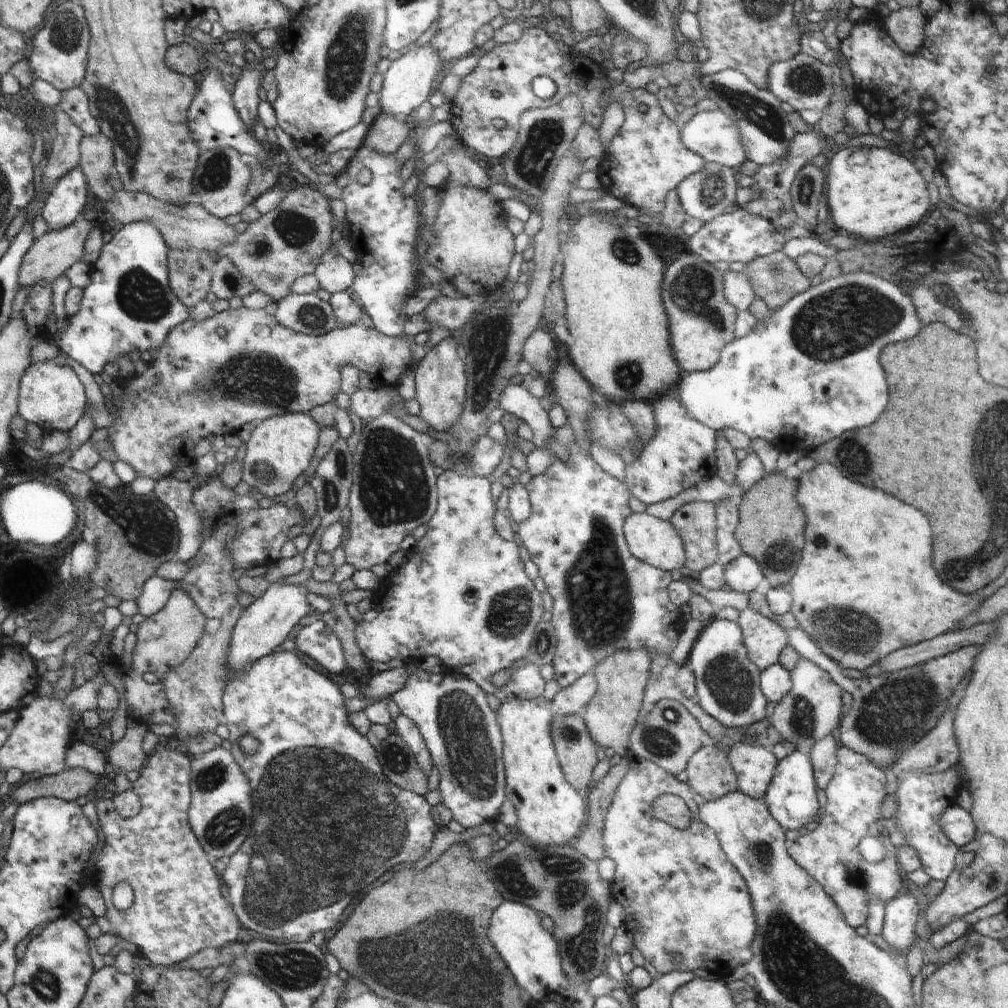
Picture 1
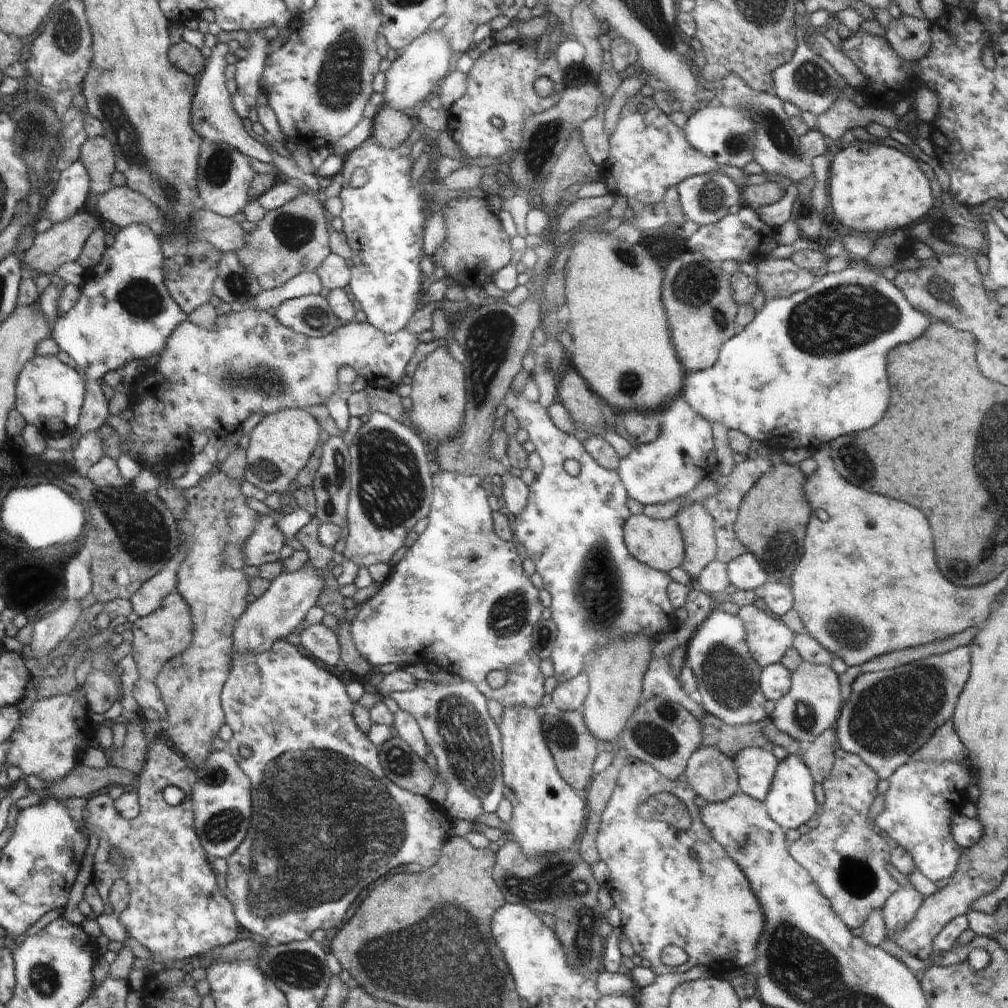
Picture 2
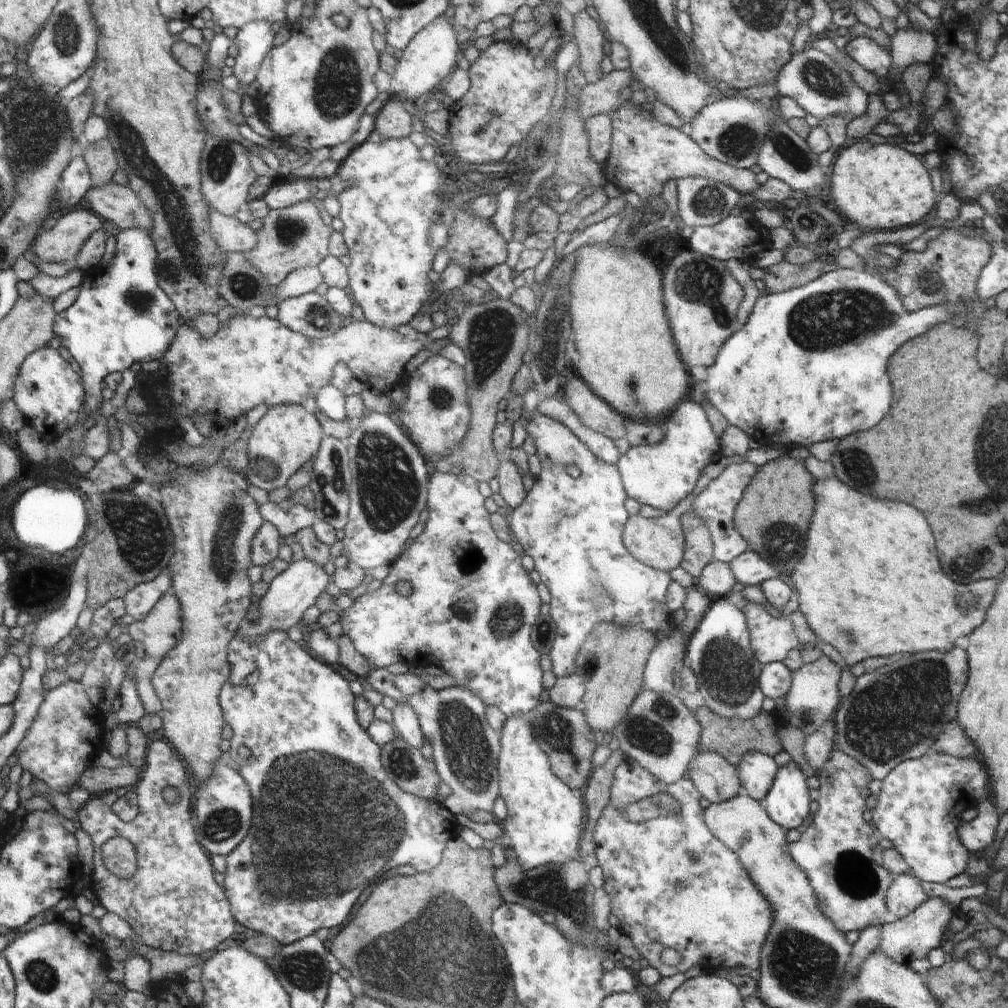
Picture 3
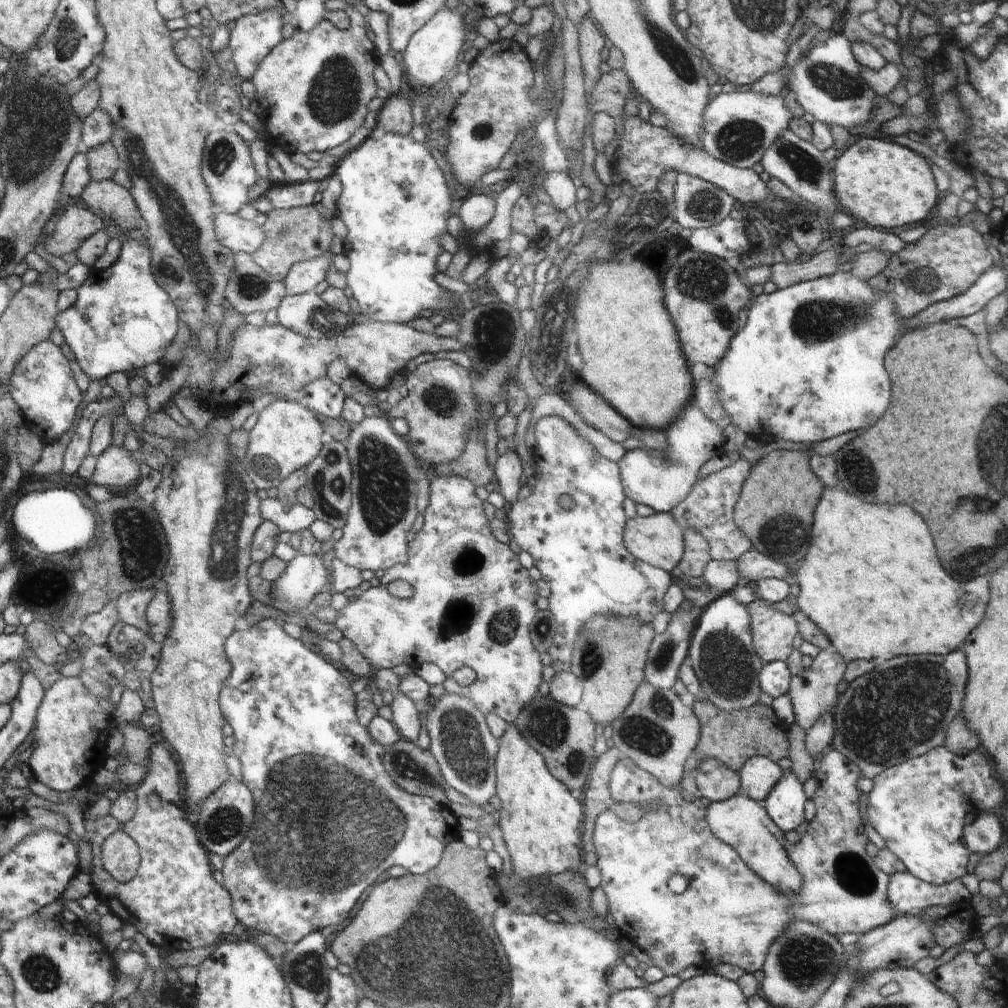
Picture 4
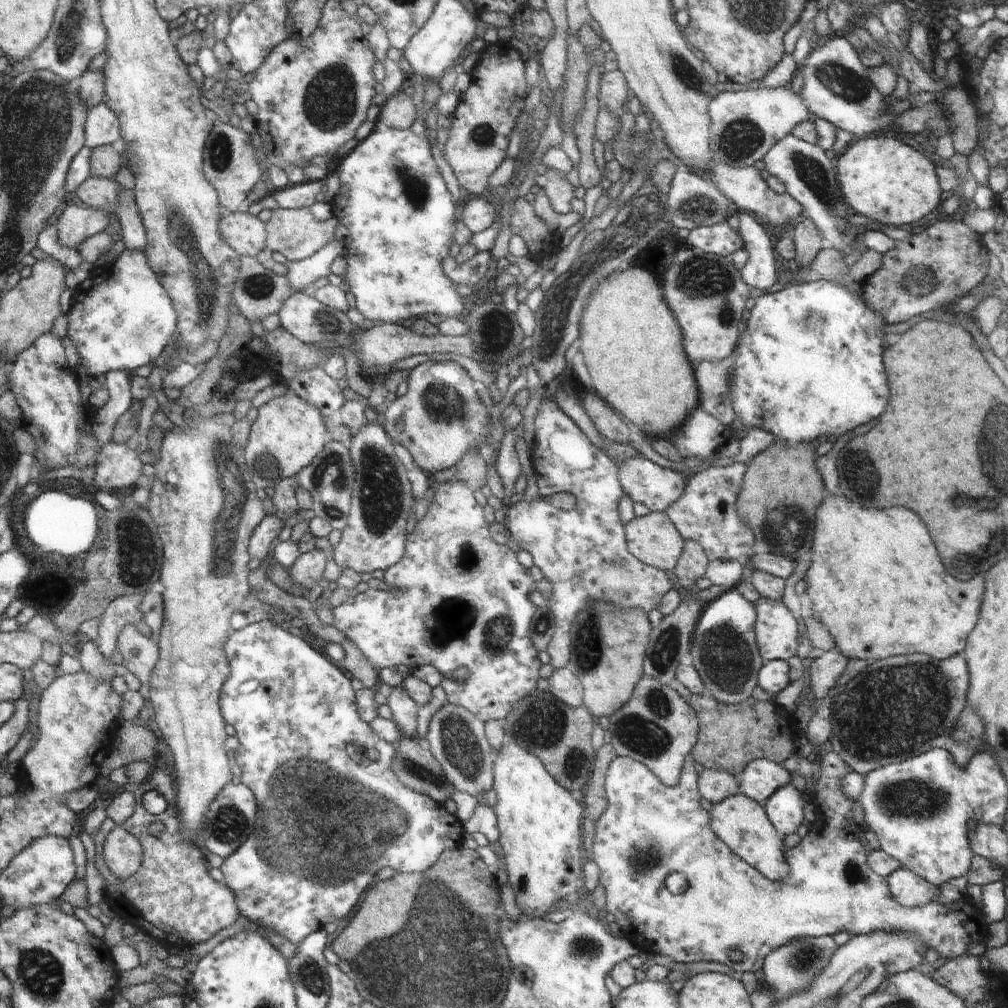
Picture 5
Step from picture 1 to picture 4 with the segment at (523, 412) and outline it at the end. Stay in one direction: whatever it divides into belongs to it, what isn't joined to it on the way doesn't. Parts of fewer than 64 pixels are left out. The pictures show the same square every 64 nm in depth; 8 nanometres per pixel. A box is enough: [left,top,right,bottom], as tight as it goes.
[506,415,673,672]

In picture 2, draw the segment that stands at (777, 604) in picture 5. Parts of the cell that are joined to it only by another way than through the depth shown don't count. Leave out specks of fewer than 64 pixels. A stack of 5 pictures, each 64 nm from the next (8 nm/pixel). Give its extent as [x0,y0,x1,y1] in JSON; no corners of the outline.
[738,605,795,669]

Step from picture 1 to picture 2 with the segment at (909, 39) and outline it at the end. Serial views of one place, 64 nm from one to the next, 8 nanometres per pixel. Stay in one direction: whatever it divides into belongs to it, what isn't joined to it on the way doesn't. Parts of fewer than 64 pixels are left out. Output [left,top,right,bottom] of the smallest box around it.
[884,12,931,60]

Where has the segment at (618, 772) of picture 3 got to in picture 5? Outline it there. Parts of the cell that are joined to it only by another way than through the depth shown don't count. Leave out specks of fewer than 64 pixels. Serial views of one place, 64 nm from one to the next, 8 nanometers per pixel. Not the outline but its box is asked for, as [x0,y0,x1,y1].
[592,749,989,973]

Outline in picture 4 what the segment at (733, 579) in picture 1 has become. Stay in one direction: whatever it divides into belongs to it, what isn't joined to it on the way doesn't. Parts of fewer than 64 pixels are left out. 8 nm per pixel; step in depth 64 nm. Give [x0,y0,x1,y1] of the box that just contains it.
[734,548,789,584]

